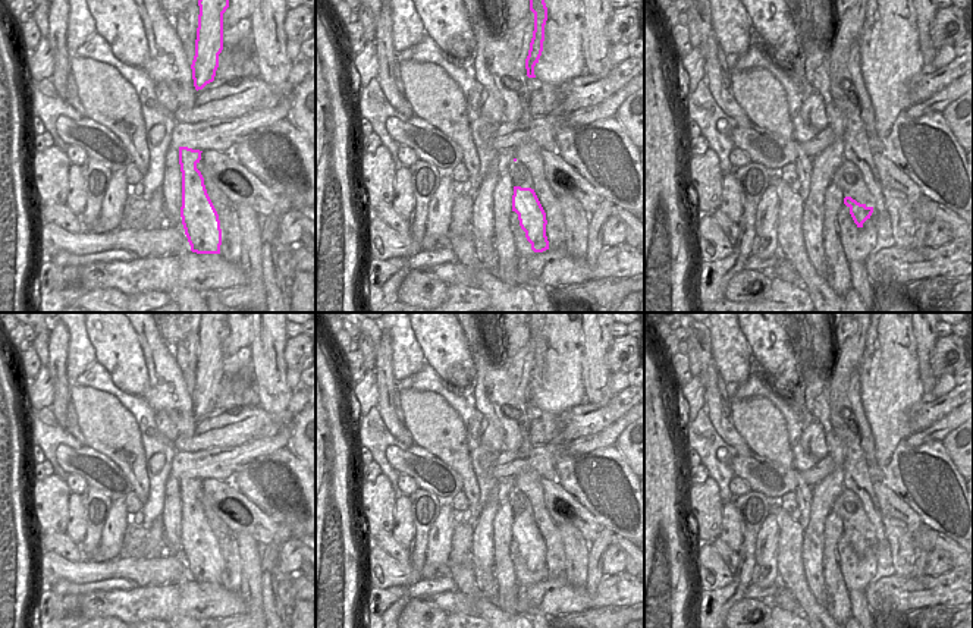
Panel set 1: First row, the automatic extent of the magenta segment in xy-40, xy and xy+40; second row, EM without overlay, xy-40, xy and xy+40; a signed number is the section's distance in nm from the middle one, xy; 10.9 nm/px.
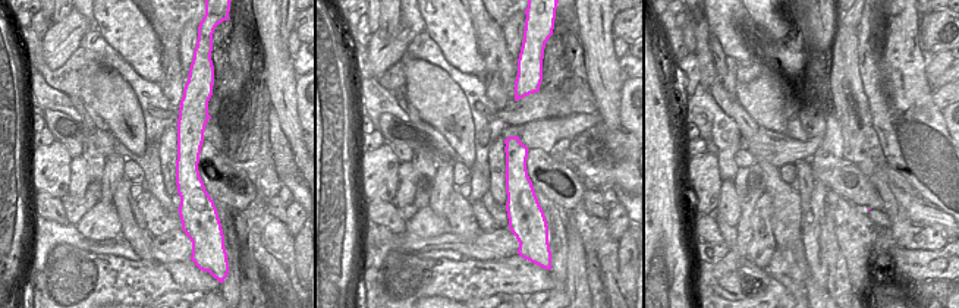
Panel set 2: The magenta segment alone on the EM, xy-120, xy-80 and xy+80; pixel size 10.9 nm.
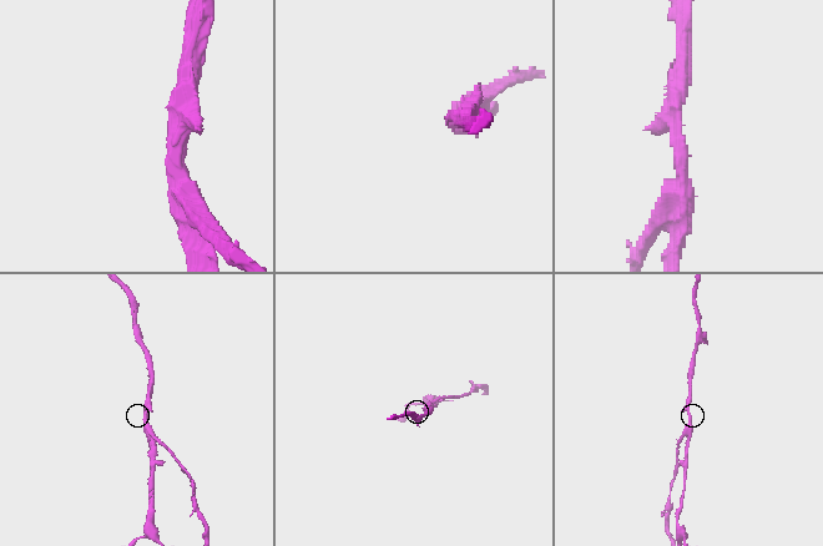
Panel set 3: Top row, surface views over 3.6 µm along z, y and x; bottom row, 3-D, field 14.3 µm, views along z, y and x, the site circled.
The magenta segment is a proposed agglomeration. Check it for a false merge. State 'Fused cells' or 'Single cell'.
Fused cells

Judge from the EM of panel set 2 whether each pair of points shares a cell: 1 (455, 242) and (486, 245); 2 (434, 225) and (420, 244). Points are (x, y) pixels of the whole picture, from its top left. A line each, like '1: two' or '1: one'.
1: one
2: two

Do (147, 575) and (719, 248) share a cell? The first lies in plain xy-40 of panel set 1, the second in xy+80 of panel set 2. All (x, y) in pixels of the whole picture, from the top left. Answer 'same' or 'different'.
same

